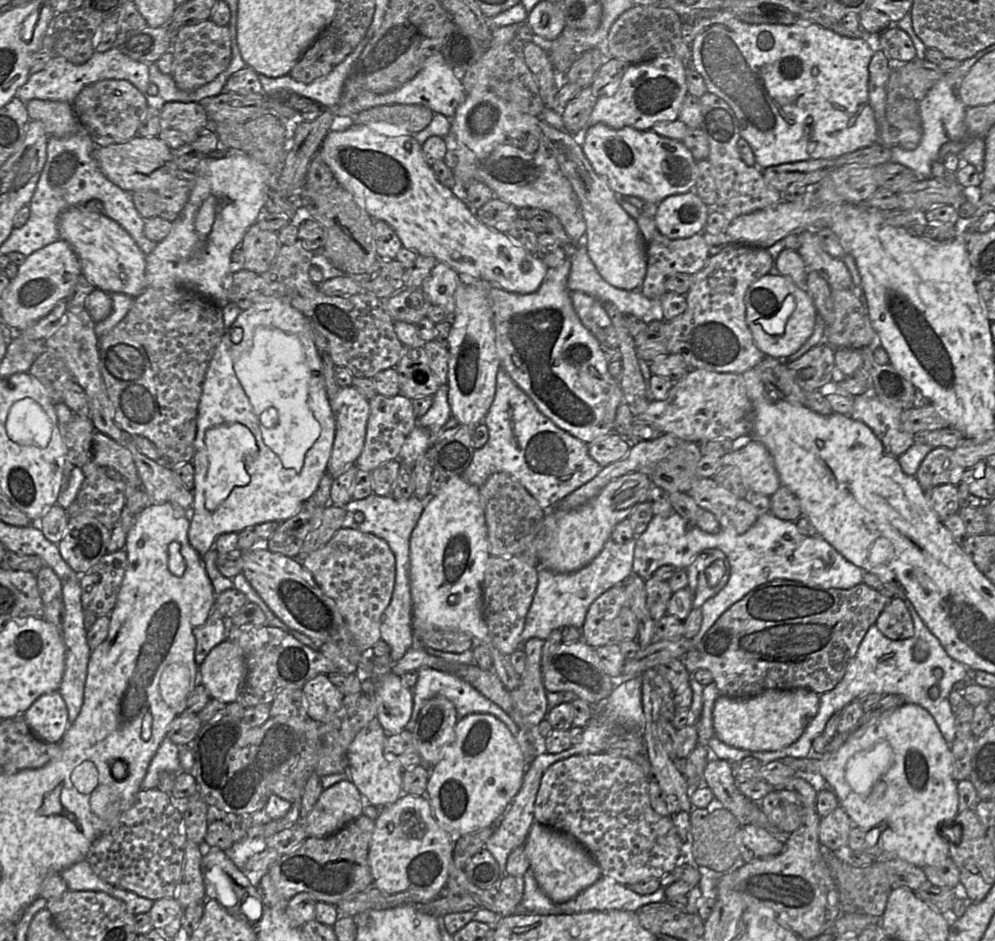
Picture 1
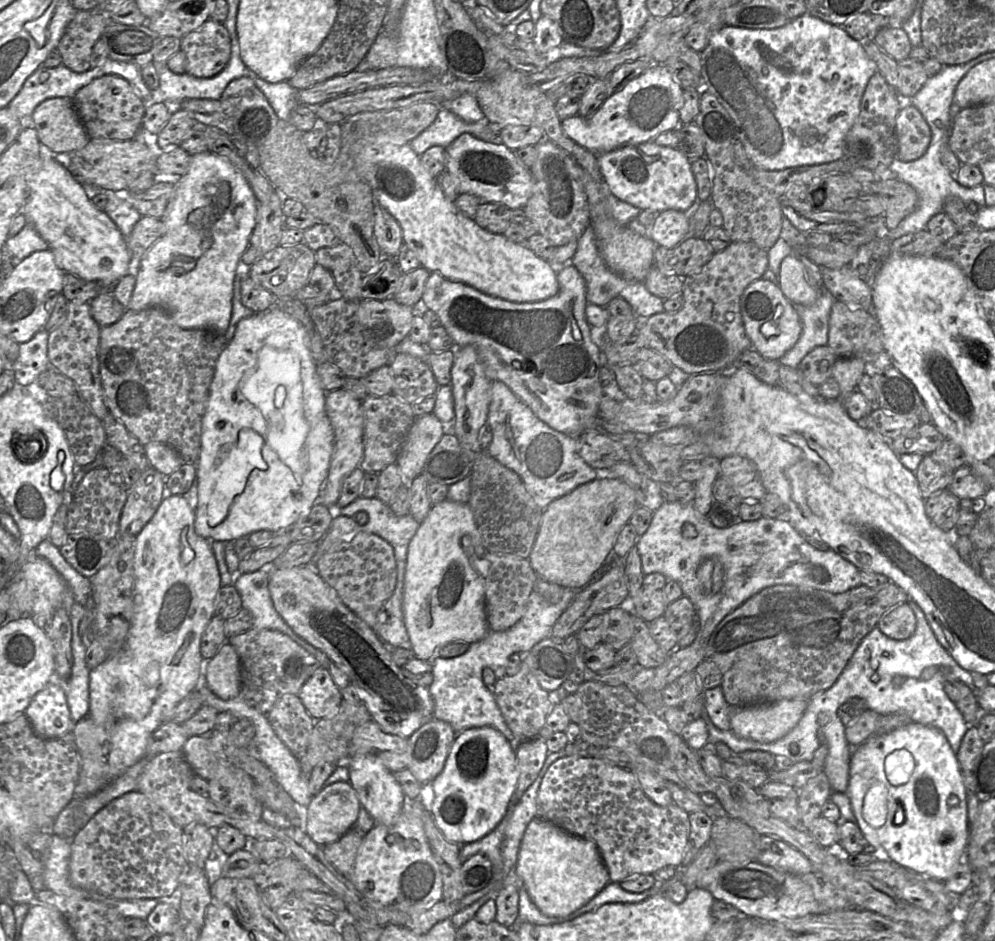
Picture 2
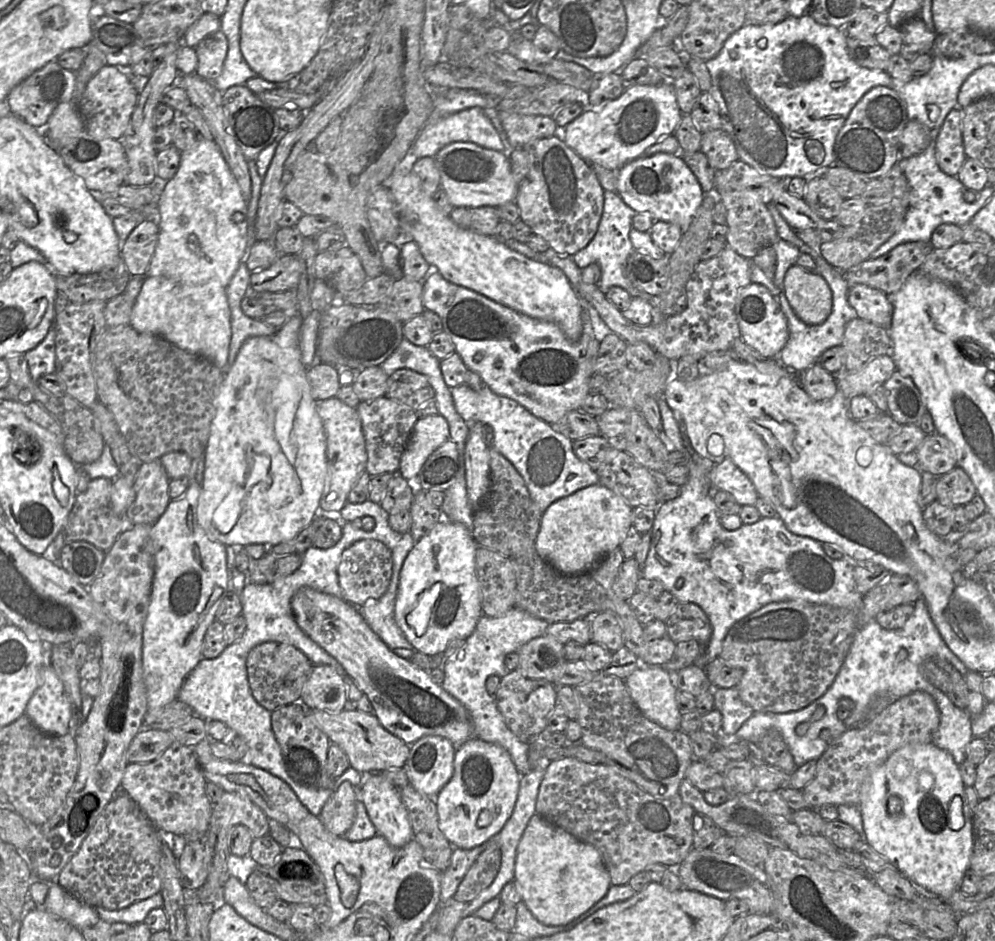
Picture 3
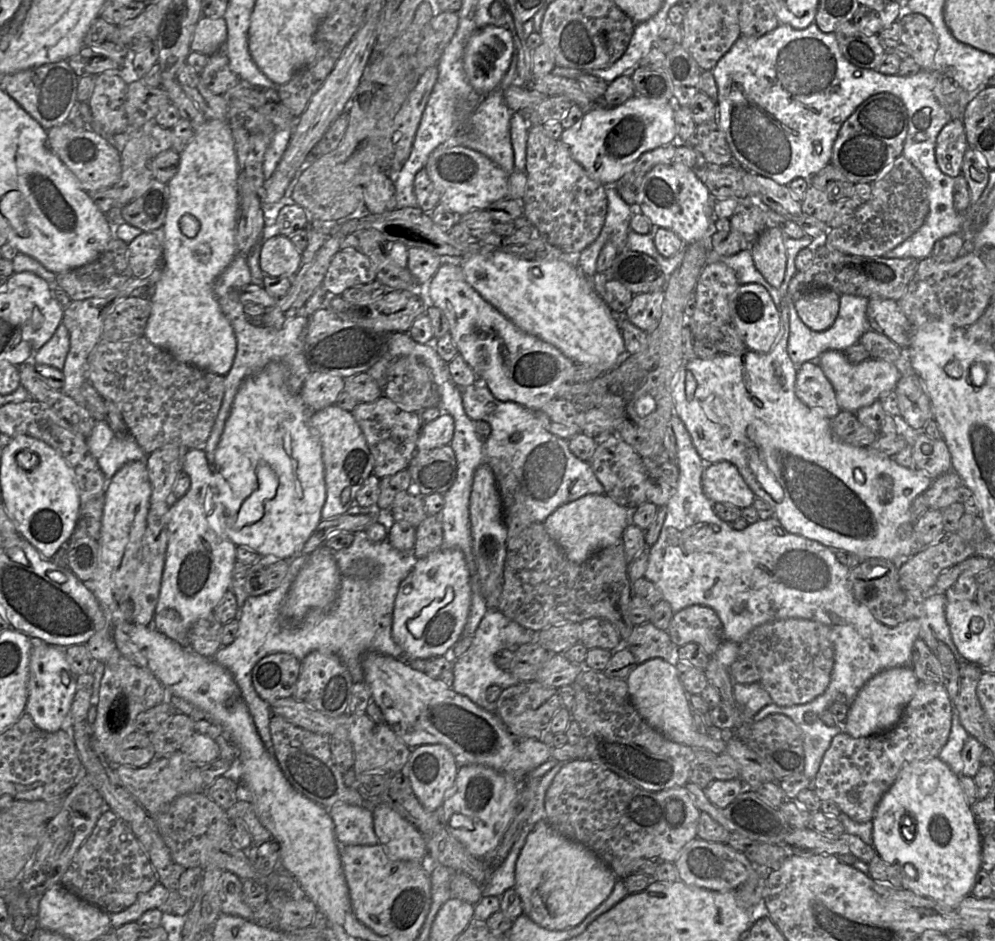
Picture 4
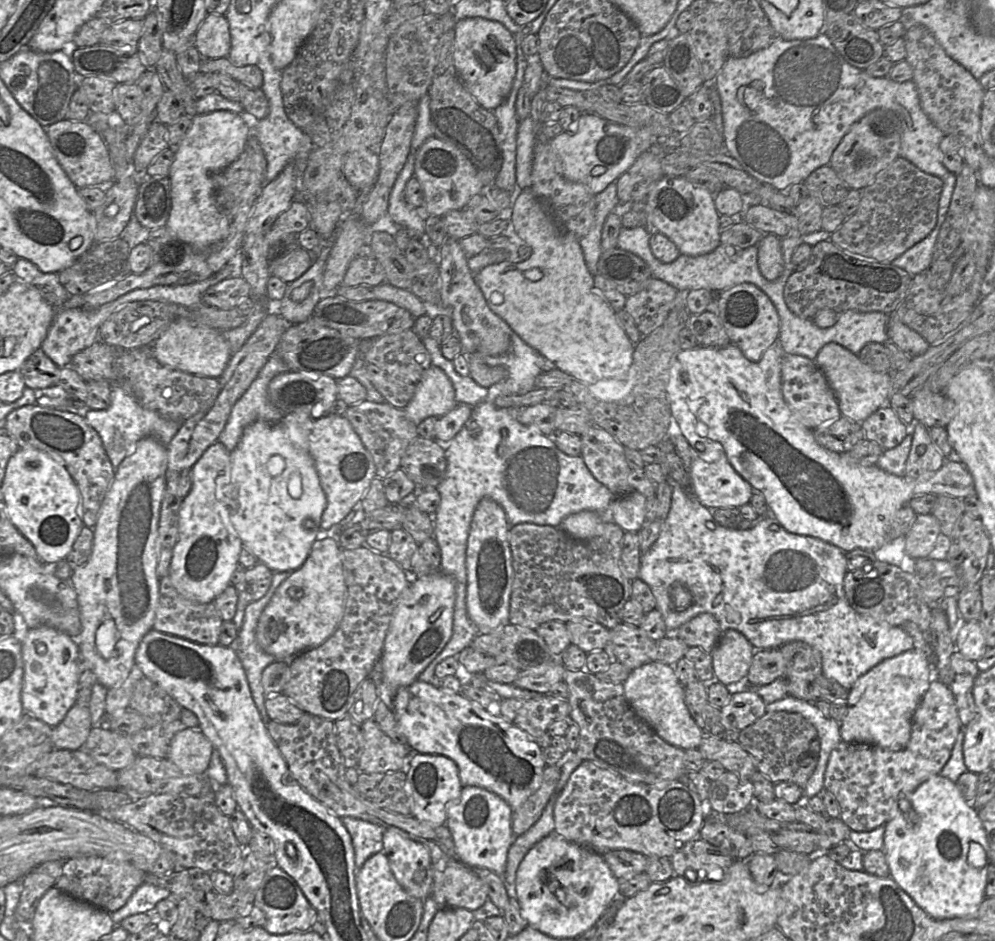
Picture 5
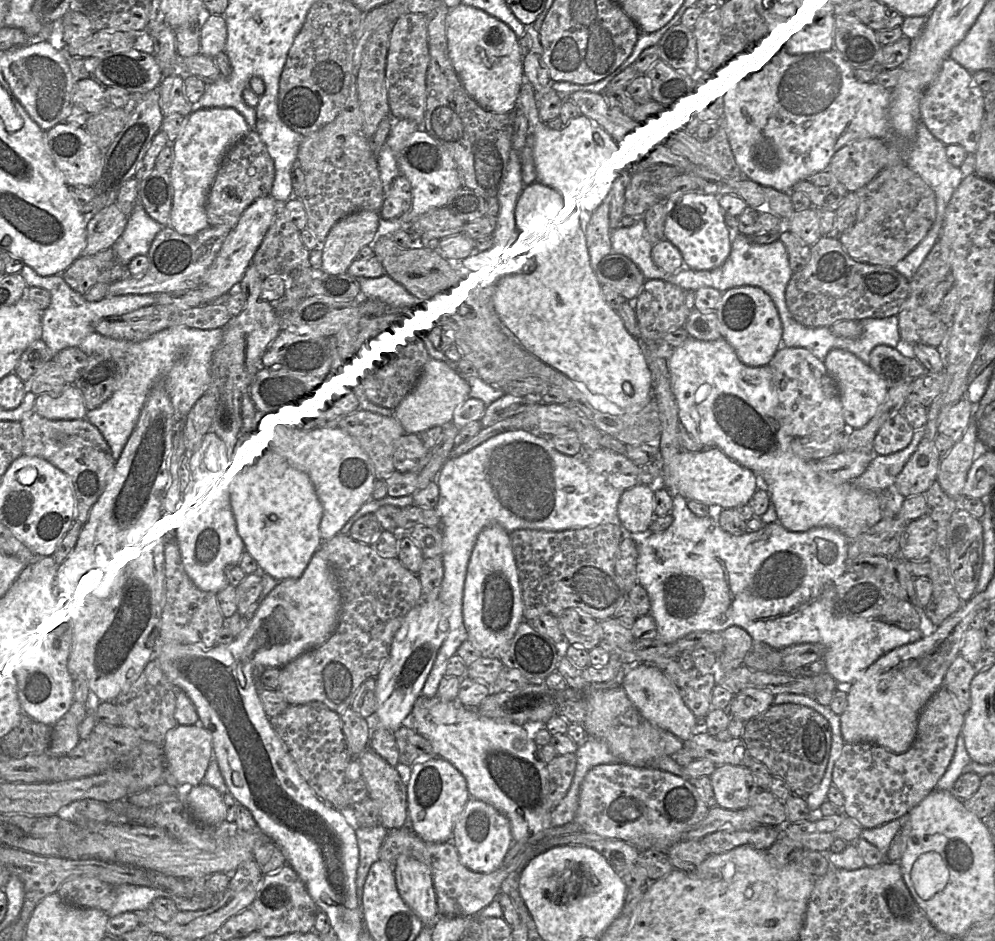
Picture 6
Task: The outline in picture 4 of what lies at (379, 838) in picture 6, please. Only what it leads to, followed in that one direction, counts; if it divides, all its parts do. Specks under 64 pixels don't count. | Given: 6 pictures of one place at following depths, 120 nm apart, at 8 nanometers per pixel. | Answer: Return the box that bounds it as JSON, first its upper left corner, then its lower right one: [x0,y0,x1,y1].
[328,804,379,845]

